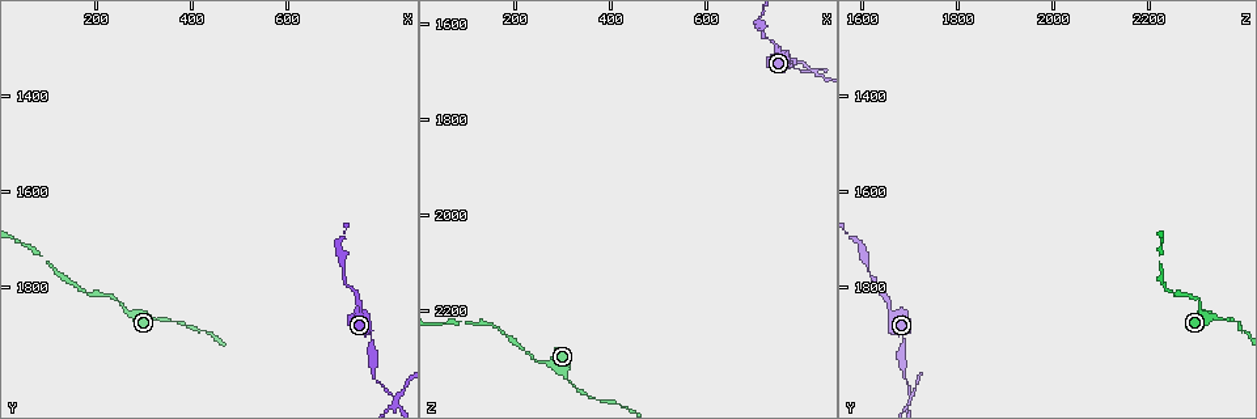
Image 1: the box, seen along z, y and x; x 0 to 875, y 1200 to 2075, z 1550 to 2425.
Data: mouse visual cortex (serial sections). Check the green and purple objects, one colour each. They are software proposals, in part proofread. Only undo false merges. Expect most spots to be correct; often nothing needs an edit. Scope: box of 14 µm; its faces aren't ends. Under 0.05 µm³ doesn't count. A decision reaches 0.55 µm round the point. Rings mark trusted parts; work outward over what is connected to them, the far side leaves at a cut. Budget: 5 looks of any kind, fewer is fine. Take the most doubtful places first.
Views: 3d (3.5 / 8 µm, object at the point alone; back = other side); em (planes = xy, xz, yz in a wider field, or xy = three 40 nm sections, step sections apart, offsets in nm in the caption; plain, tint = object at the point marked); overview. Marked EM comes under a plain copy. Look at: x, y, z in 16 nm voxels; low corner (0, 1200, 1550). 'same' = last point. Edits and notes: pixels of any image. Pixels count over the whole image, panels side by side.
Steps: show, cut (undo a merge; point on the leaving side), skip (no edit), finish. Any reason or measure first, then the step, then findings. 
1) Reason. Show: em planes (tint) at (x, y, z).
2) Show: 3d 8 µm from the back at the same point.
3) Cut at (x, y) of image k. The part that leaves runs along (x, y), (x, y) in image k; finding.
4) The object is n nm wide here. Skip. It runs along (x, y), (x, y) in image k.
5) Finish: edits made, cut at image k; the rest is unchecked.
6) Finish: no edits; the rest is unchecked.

Four or more arms meet. Show: 3d 8 µm from the back at (825, 2025, 1700).

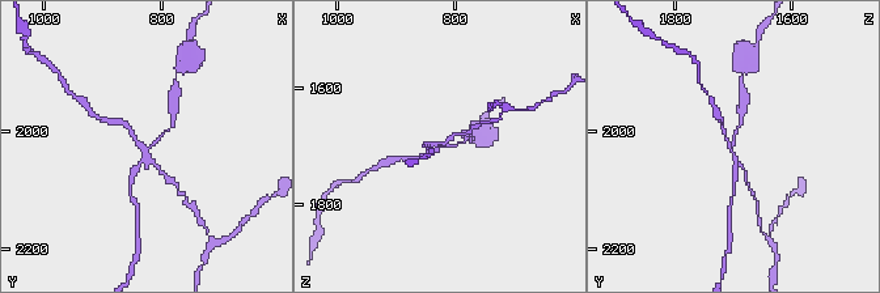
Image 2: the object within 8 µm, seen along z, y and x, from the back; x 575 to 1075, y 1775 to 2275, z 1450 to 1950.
Show: 3d 3.5 µm from the back at (830, 2030, 1705).

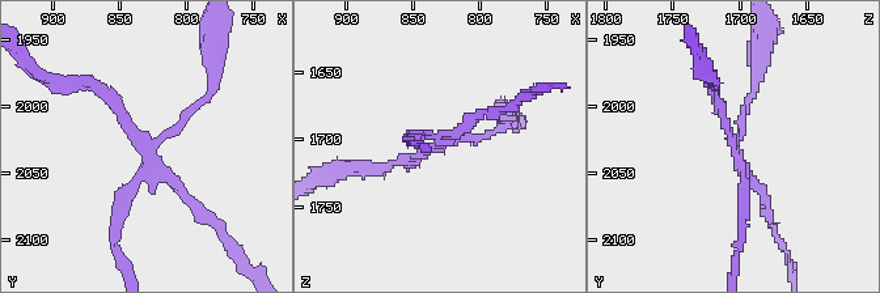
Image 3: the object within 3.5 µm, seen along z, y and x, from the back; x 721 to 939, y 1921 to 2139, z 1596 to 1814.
4 arms meet here; the arms are 100, 150, 150, 150 nm wide. Show: em xy step 5 (tint) at (826, 2028, 1706).

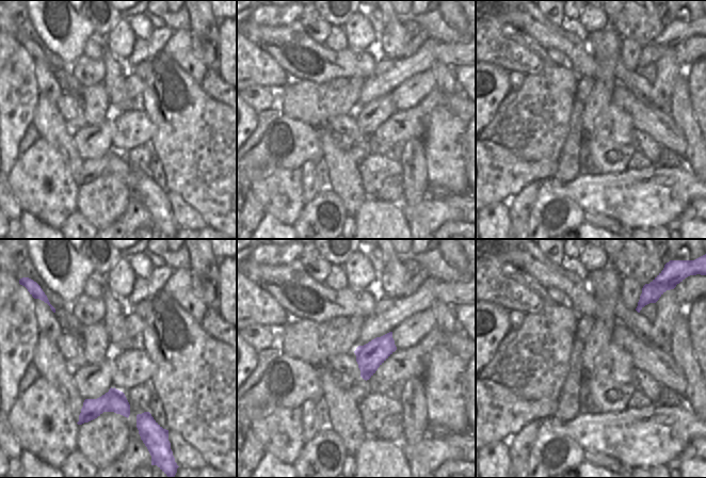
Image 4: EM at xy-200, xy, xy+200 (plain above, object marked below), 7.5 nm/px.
Cut at (117, 109) of image 3. Two cells meet here.

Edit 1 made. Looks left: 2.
Show: 3d 3.5 µm at (245, 1825, 2310).

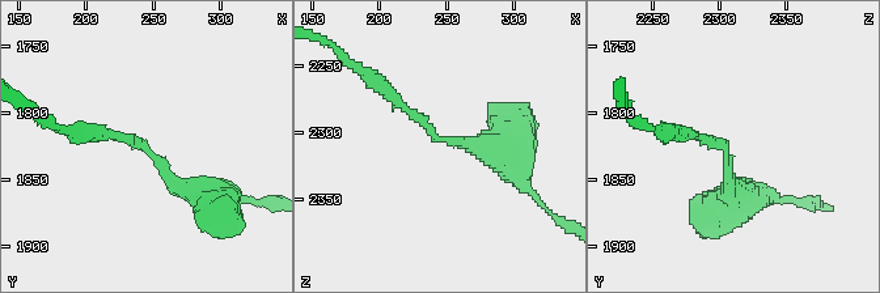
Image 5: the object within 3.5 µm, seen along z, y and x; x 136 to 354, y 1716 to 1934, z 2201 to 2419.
Now the EM. Show: em xy step 1 (tint) at (242, 1824, 2302).

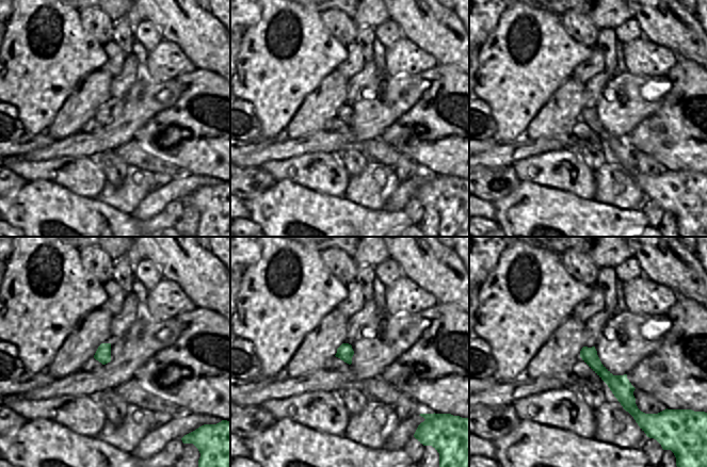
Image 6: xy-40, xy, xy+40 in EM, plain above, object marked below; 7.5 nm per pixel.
Skip. It runs along (210, 199), (173, 183), (142, 143), (81, 131) in image 5; all the same cell.

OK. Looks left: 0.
Finish: edits made, cut at image 3; the rest is unchecked.

